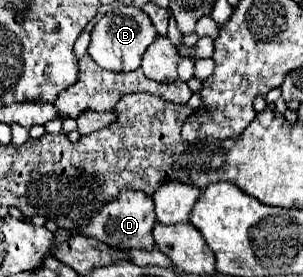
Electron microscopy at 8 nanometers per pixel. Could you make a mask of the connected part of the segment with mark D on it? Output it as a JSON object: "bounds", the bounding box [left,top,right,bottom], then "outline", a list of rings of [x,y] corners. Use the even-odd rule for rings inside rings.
{"bounds":[73,189,157,251],"outline":[[[123,189],[117,199],[107,201],[107,205],[103,205],[99,211],[95,211],[95,215],[89,219],[89,223],[73,233],[81,233],[93,239],[103,241],[105,245],[113,247],[113,249],[145,249],[151,251],[155,247],[153,243],[153,225],[157,223],[155,211],[153,211],[153,199],[143,193],[143,191],[133,191],[133,189]]]}

